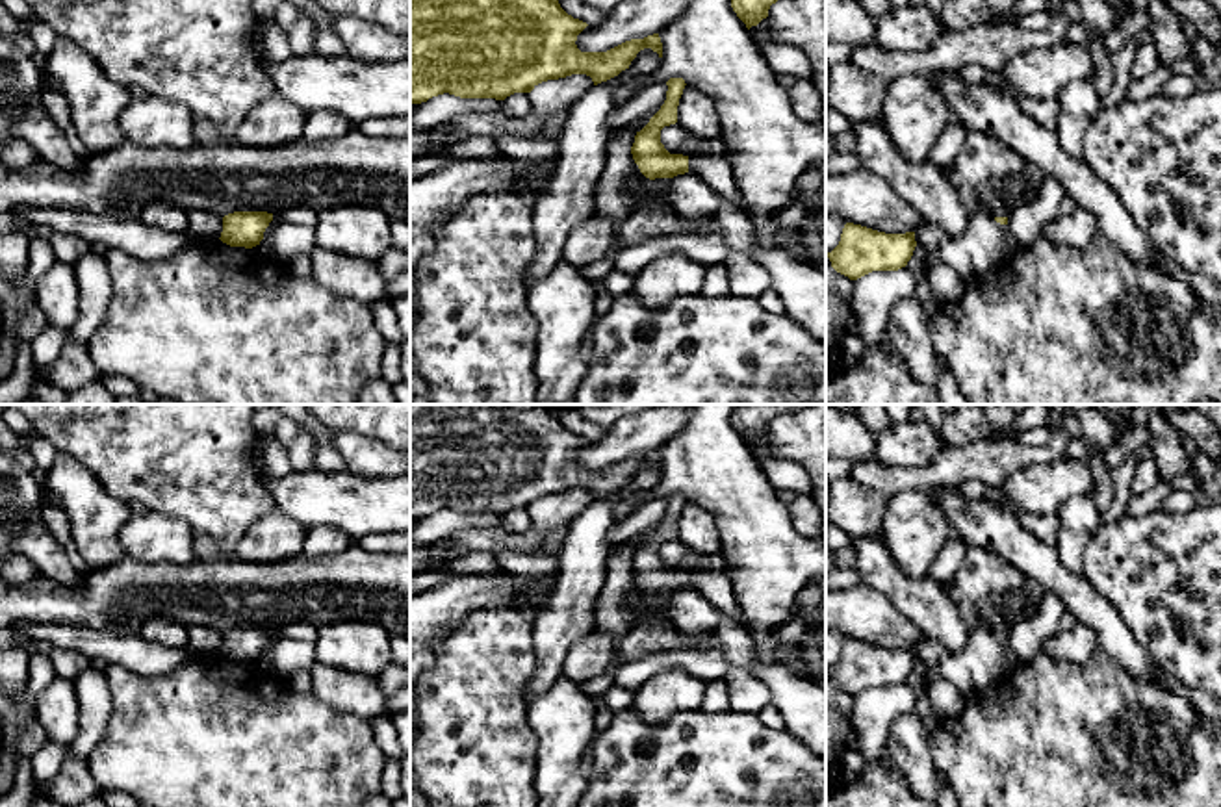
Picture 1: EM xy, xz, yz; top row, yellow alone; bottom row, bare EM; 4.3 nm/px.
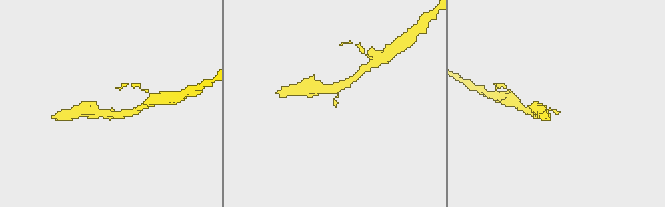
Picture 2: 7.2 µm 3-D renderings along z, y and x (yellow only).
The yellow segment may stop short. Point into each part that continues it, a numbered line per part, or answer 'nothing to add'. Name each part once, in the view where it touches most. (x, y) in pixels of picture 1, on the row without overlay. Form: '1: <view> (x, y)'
nothing to add

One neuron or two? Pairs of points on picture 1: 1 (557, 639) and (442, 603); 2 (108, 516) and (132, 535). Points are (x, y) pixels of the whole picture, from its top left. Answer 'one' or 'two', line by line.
1: two
2: two

